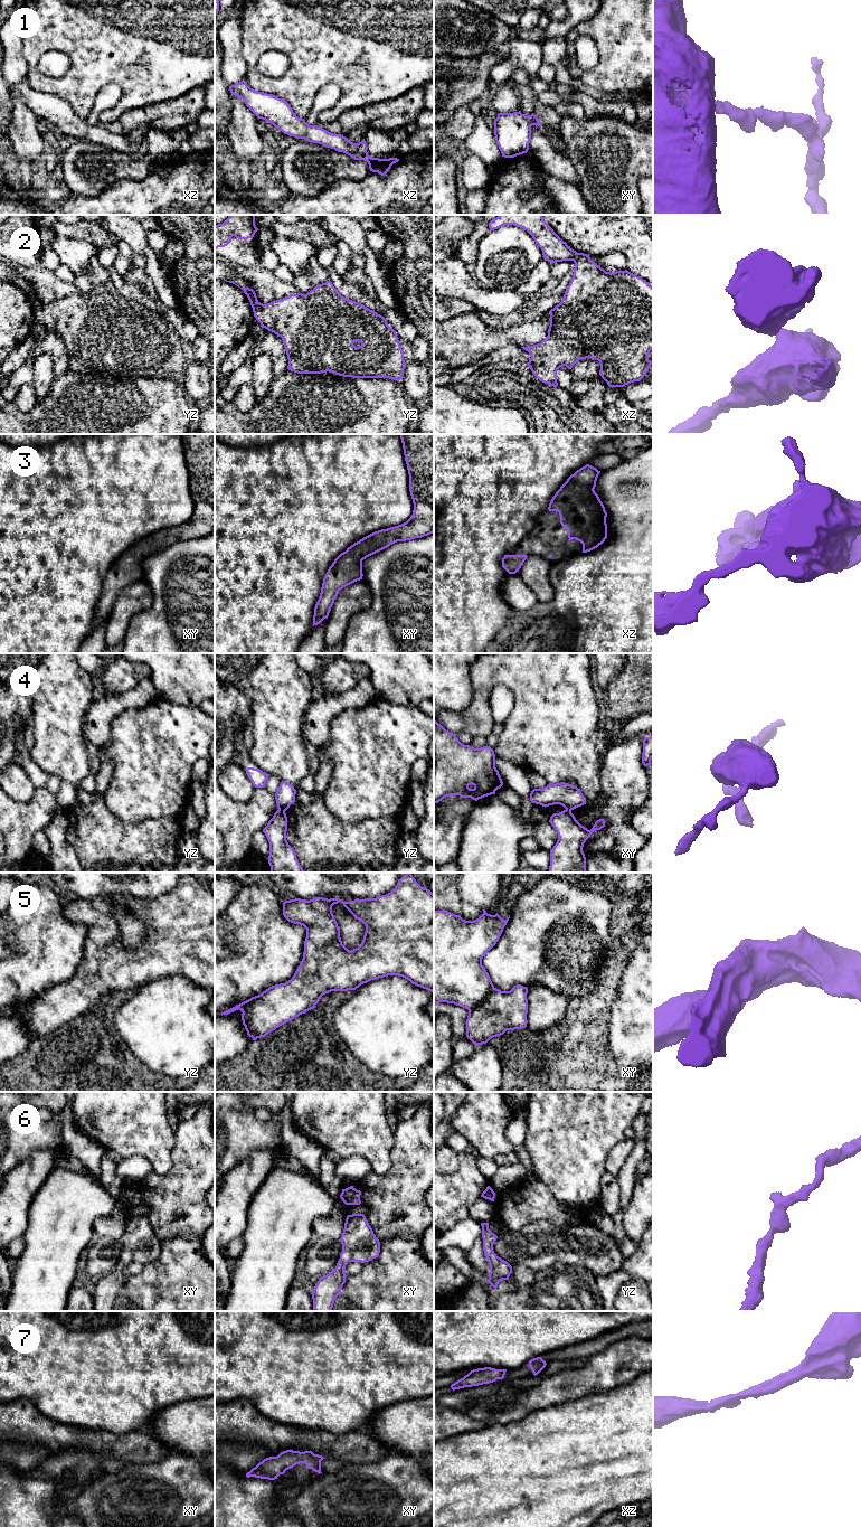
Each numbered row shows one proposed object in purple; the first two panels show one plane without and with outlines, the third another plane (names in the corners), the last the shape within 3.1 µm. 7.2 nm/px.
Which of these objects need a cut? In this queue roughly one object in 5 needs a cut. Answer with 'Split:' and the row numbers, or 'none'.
Split: 2, 4

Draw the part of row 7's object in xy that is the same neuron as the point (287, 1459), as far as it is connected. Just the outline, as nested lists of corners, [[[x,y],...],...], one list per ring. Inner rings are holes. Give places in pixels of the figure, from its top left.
[[[286,1450],[277,1457],[269,1457],[259,1462],[255,1468],[246,1473],[246,1477],[255,1477],[261,1479],[275,1480],[280,1474],[284,1474],[286,1470],[296,1464],[305,1463],[309,1469],[321,1472],[321,1461],[325,1459],[322,1455],[314,1454],[312,1451],[293,1451]]]

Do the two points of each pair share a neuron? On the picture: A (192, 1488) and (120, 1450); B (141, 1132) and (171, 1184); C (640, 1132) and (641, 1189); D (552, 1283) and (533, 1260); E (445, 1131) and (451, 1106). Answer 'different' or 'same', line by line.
A: different
B: different
C: different
D: different
E: same

